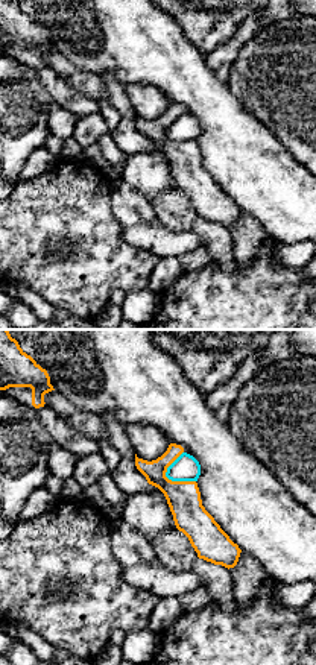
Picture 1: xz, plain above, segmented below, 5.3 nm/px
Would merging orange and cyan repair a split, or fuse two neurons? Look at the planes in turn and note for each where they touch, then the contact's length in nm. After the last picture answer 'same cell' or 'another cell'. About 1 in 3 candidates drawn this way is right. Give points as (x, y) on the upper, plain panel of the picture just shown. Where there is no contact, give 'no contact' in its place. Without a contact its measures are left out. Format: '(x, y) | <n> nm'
(167, 138) | 180 nm

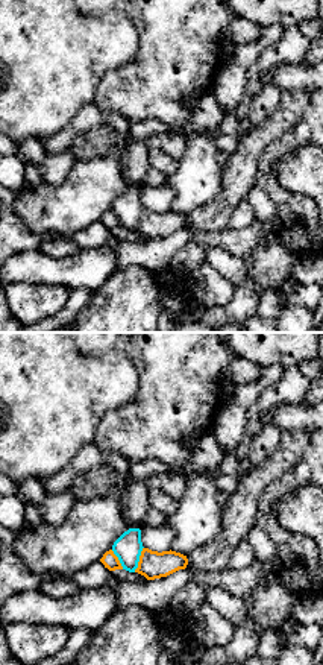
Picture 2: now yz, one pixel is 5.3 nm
(140, 219) | 140 nm

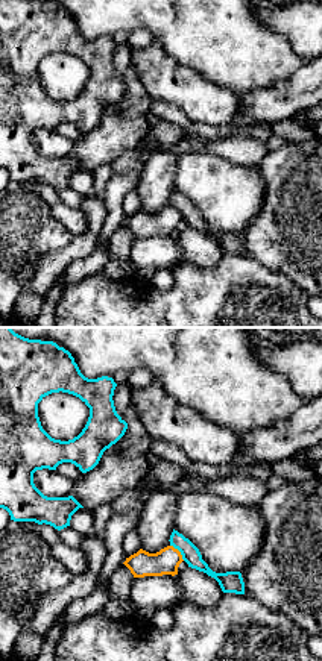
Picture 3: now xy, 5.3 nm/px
(179, 213) | 120 nm

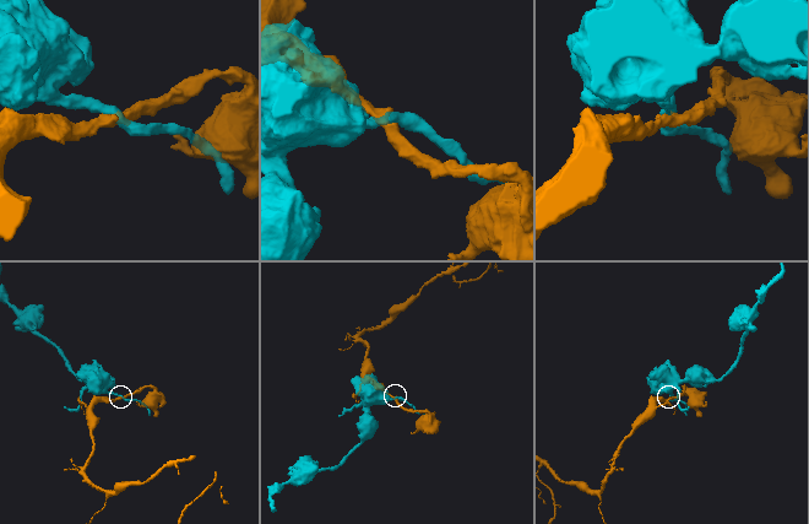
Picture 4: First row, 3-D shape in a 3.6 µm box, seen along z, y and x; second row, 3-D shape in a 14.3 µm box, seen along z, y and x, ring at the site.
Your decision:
another cell

